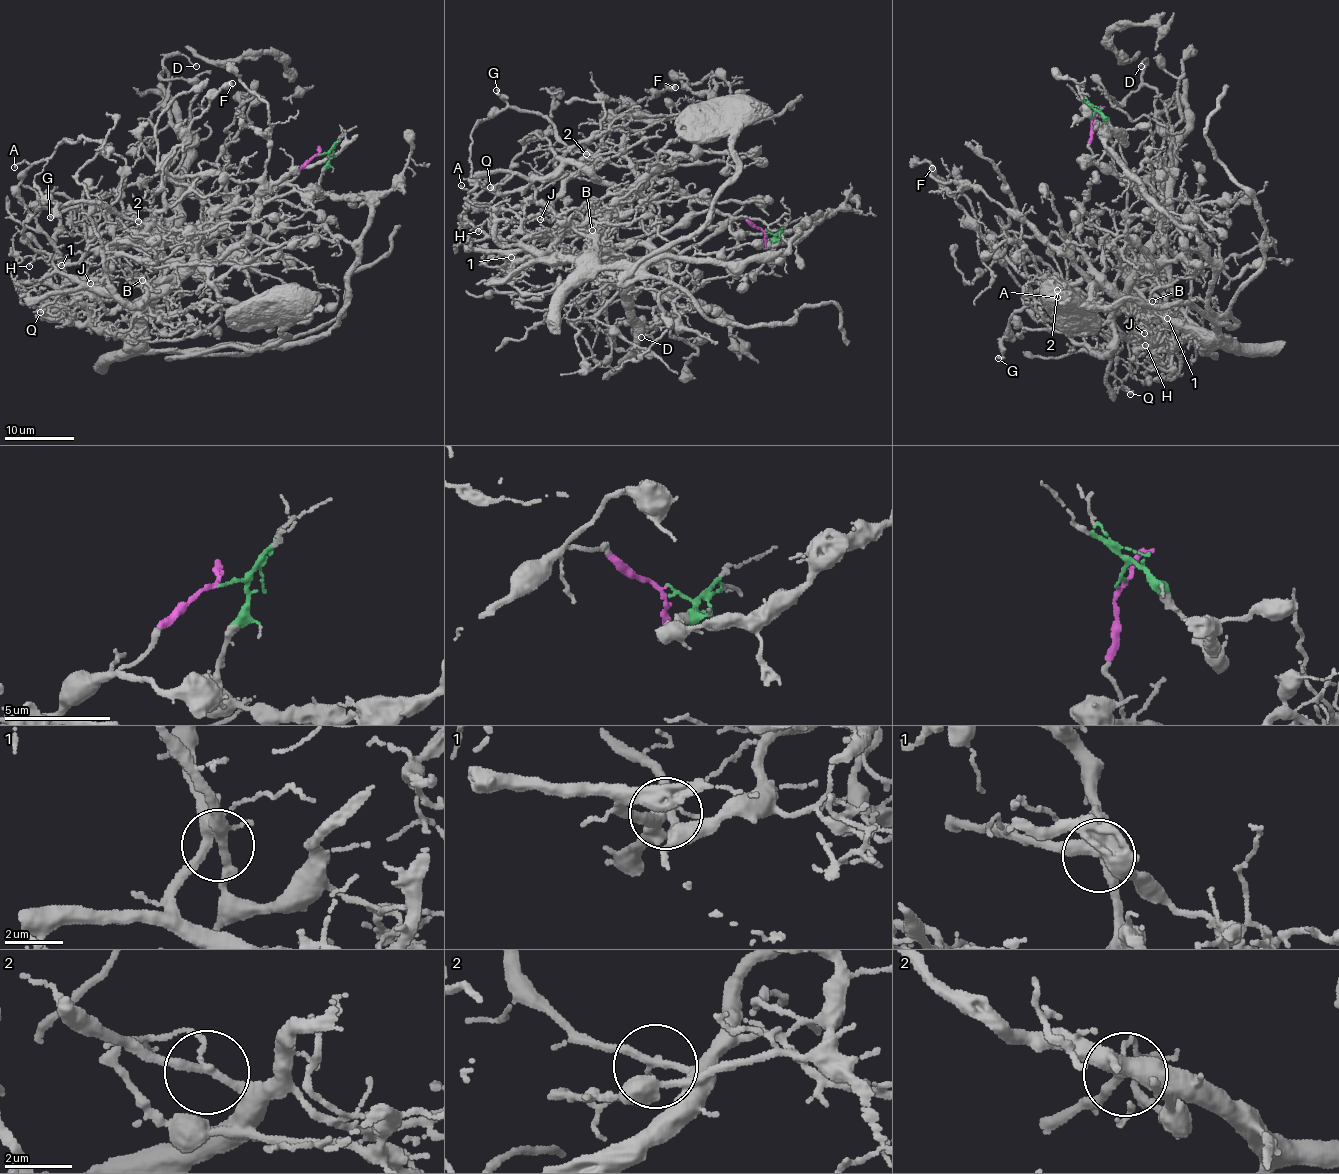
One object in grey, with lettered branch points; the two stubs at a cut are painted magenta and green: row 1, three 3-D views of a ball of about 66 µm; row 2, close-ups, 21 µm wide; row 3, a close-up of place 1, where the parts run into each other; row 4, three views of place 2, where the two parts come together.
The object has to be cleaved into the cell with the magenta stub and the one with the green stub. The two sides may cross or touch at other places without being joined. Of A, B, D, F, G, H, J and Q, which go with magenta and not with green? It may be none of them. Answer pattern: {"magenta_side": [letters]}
{"magenta_side": ["A", "D", "F", "G", "H"]}

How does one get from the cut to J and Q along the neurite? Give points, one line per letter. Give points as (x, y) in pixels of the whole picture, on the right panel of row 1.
J: (1092, 118), (1122, 138), (1123, 128), (1105, 148), (1192, 228), (1214, 274), (1217, 335), (1144, 333)
Q: (1092, 118), (1123, 128), (1105, 148), (1192, 228), (1214, 274), (1217, 335), (1119, 305), (1102, 357), (1130, 395)

